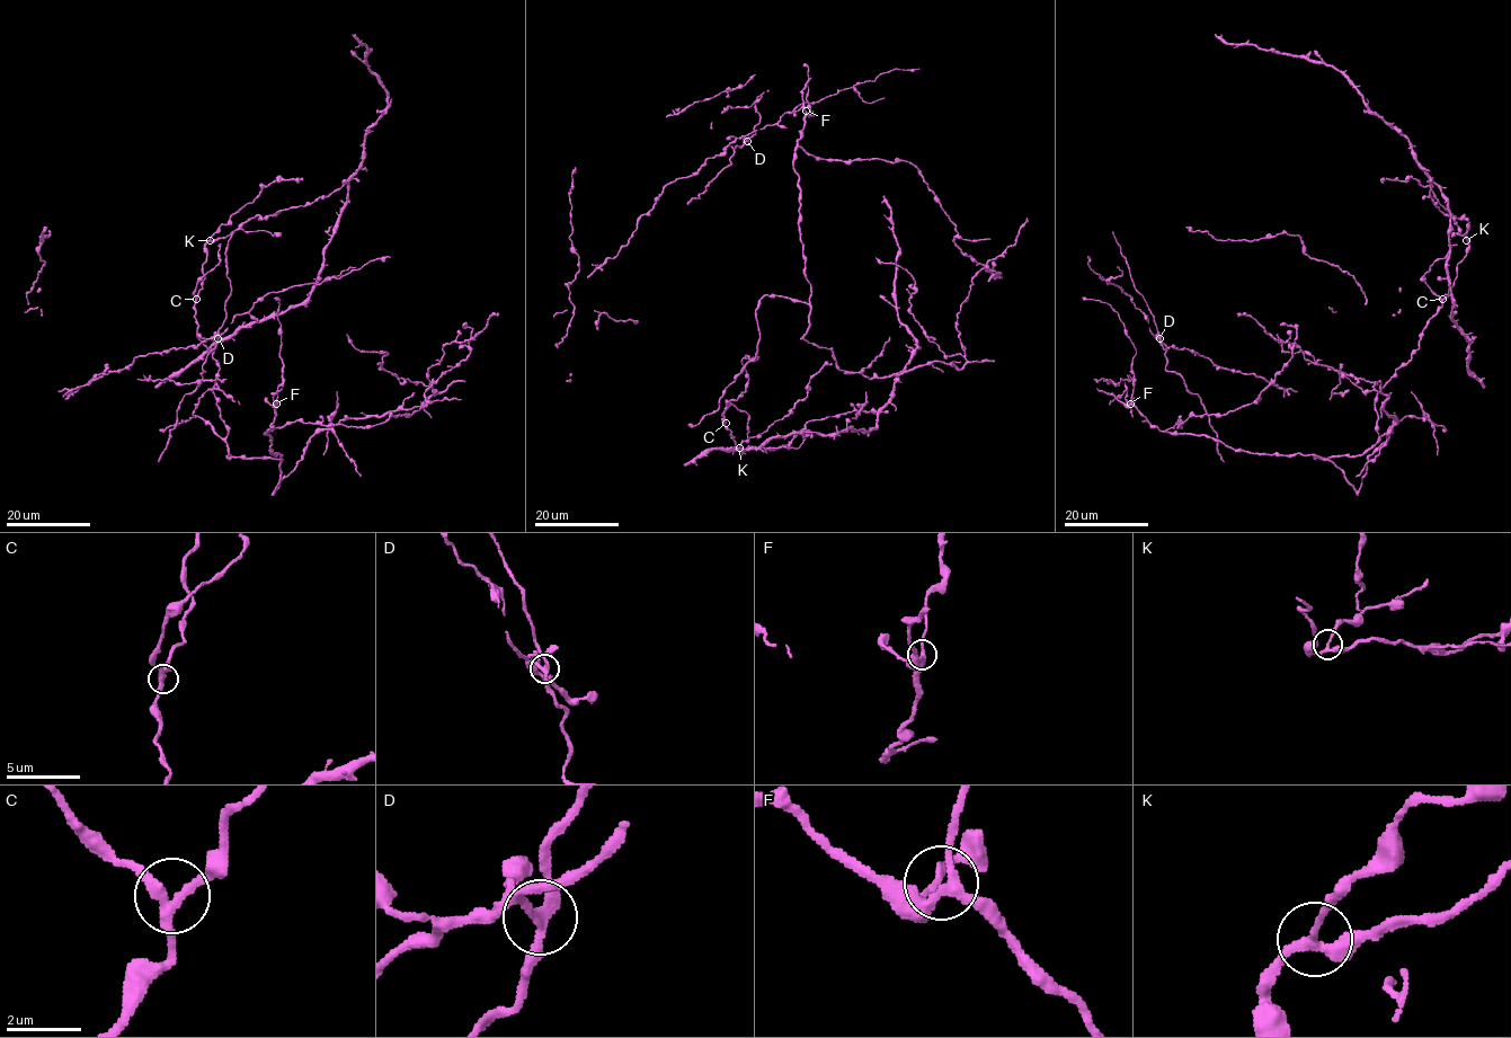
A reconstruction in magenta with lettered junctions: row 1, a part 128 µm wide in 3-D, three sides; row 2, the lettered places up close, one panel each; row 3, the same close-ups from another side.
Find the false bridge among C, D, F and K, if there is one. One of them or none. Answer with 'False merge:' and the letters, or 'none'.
False merge: D

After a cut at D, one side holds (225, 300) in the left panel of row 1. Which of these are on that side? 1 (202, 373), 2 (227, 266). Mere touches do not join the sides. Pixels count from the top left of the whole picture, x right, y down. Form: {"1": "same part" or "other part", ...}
{"1": "same part", "2": "same part"}

